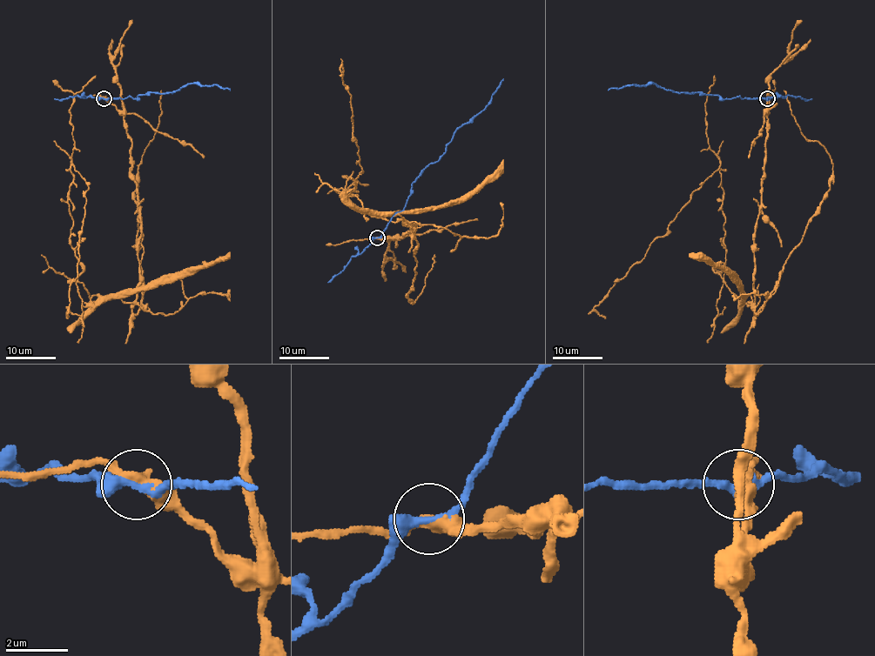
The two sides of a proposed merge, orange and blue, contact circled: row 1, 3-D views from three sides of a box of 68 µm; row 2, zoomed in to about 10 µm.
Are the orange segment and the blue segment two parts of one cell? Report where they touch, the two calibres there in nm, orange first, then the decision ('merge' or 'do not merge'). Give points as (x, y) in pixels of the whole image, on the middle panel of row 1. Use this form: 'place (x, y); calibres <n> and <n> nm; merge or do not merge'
place (377, 237); calibres 420 and 280 nm; do not merge

